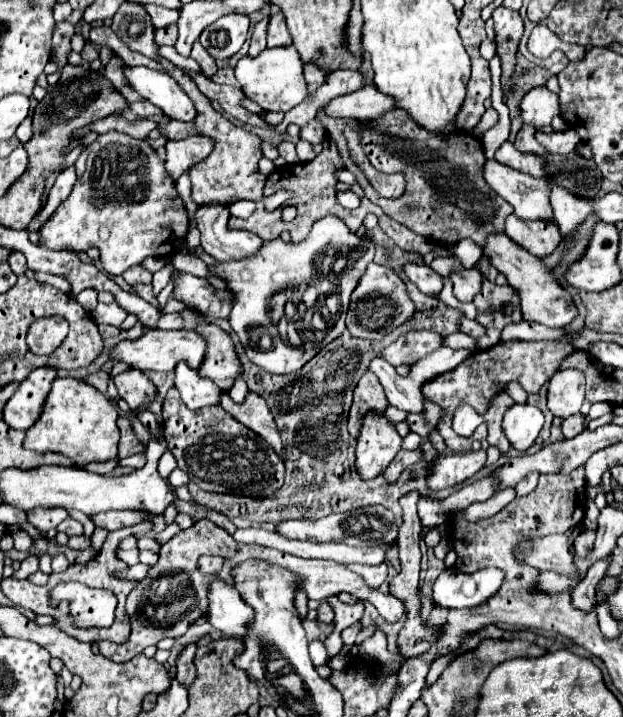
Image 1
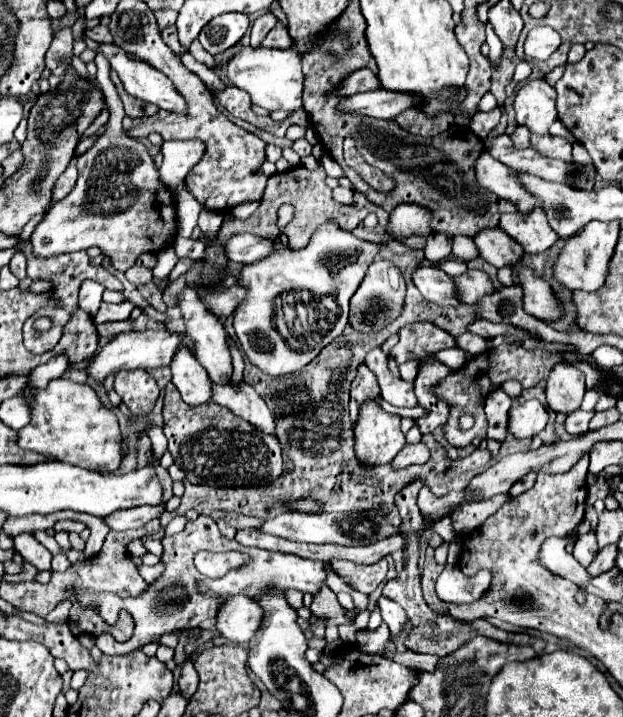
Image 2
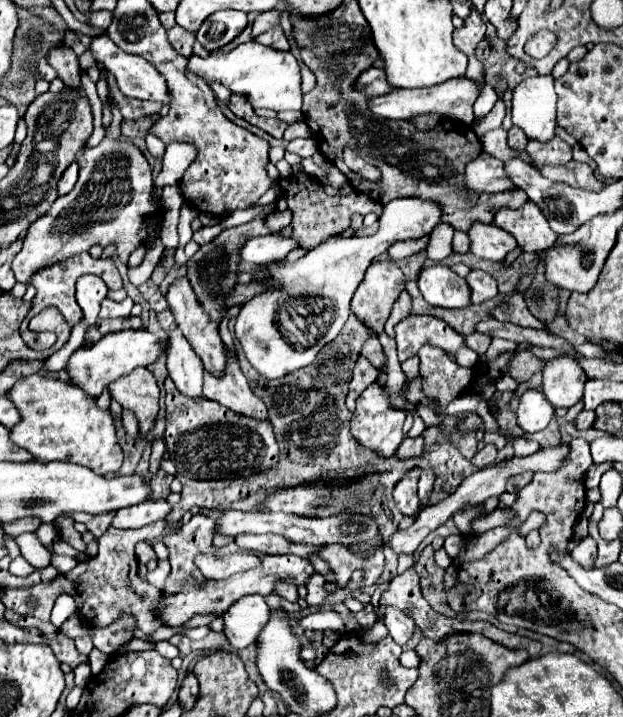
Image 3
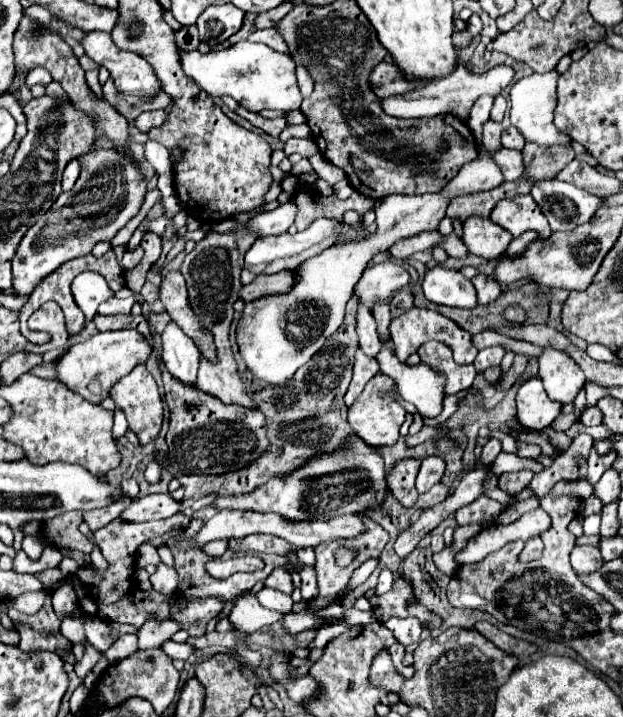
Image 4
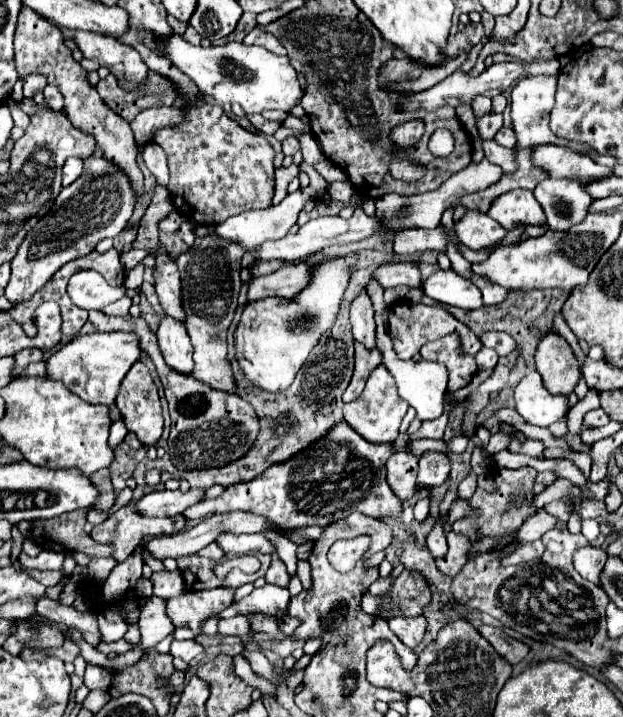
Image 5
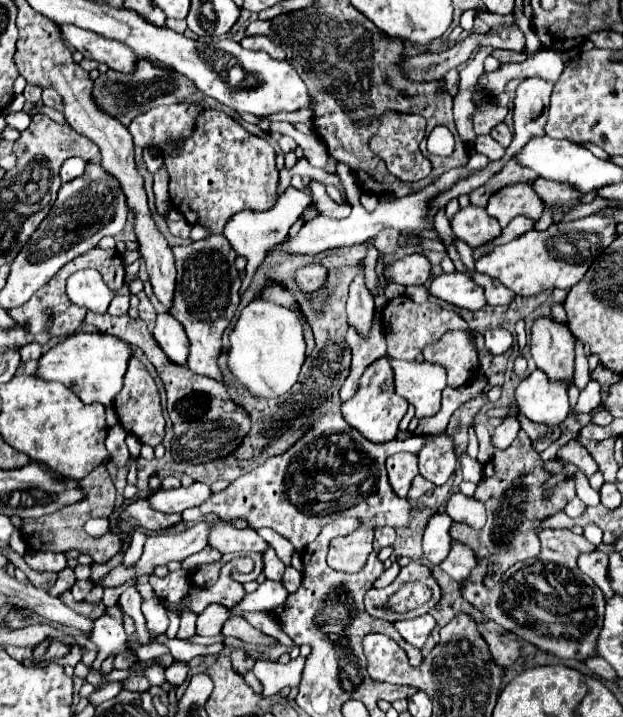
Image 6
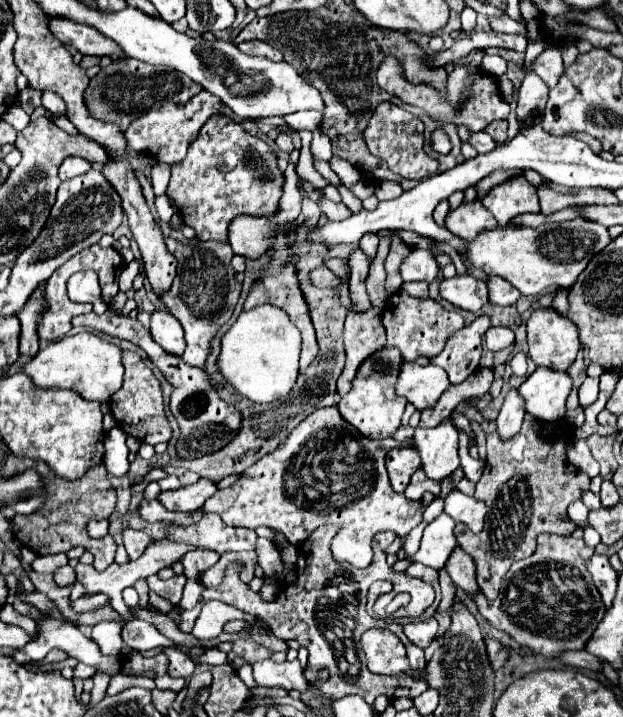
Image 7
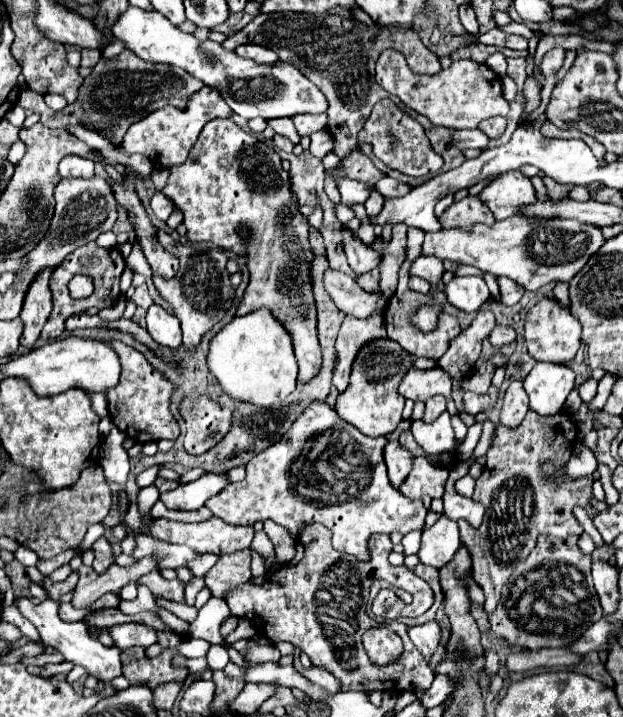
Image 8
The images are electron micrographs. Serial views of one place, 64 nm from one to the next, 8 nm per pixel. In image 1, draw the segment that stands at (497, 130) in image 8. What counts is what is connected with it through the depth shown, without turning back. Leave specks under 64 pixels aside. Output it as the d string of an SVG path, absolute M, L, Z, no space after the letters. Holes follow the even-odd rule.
M524 124L522 130L520 130L518 136L516 136L514 146L516 146L520 152L530 152L530 154L538 154L538 156L548 158L546 148L540 146L540 142L534 138L534 134L536 134L536 128L530 126L530 124Z

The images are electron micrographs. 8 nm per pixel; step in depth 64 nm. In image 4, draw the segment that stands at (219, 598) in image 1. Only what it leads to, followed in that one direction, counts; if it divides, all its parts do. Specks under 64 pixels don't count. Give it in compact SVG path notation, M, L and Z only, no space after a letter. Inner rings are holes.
M262 583L256 584L250 594L238 598L232 606L232 612L228 616L232 630L238 634L238 642L236 642L236 650L244 650L246 648L246 636L250 636L252 632L258 632L266 626L272 626L276 622L280 622L284 618L282 612L274 612L264 608L256 599L256 593L263 588Z

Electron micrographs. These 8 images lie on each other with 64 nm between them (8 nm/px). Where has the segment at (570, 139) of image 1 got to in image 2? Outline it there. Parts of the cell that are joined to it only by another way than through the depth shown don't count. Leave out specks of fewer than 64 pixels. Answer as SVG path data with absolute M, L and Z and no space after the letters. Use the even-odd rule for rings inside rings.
M534 134L532 148L542 152L542 156L572 162L572 142L566 138L550 136L550 134Z

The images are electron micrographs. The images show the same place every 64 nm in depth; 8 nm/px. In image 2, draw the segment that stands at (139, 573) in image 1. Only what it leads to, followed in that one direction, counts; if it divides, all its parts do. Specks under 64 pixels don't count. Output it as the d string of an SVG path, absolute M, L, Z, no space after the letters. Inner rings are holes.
M142 564L142 566L138 568L140 576L142 576L148 584L150 584L152 580L156 580L156 578L160 576L160 572L162 572L162 570L164 570L164 564L156 564L156 566L144 566L144 564Z

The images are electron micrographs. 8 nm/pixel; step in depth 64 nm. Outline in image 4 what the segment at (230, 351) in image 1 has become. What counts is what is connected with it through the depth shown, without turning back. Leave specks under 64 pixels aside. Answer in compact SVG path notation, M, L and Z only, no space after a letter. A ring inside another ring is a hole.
M170 272L162 284L160 284L160 300L164 302L168 314L172 320L182 328L186 336L194 340L198 346L200 354L208 358L210 362L216 362L216 344L212 332L204 328L200 318L194 314L188 302L188 290L186 290L186 280L180 272Z

